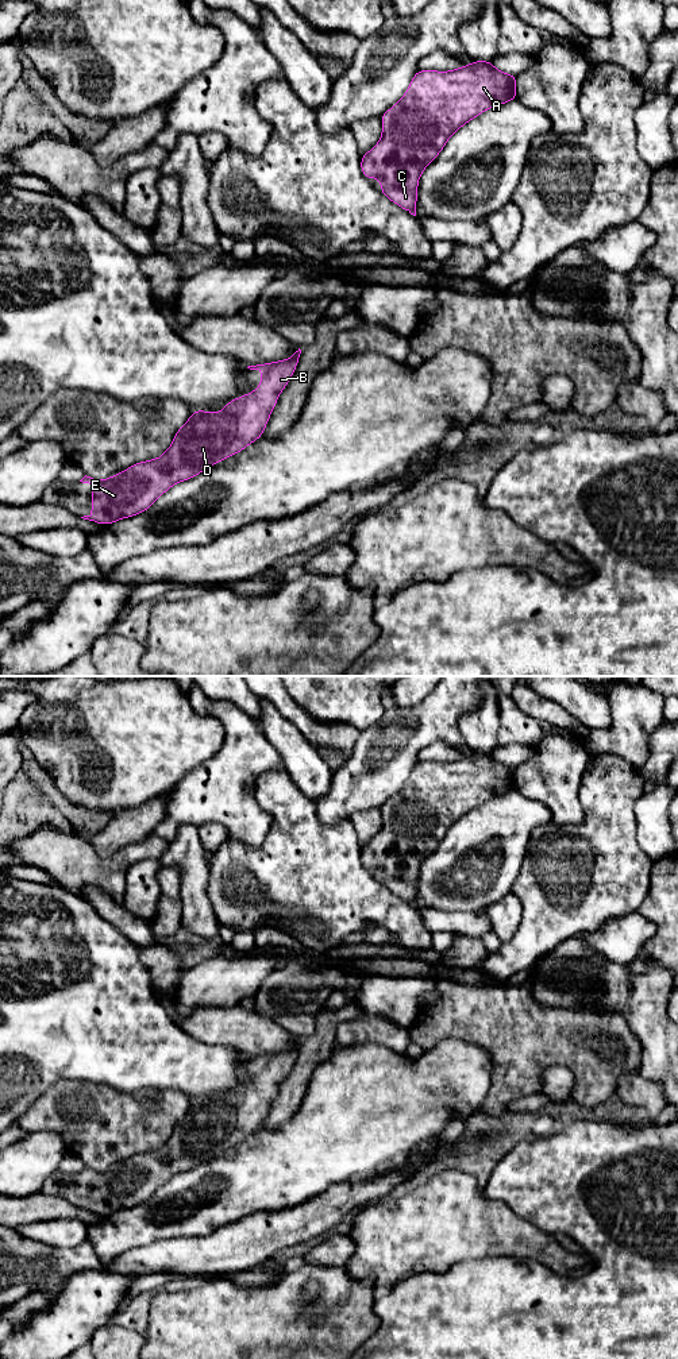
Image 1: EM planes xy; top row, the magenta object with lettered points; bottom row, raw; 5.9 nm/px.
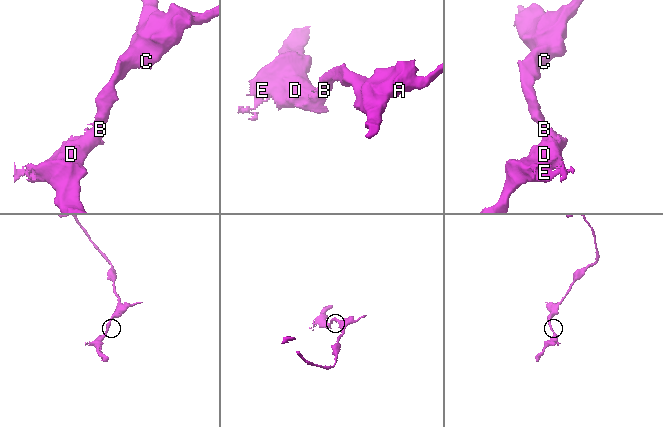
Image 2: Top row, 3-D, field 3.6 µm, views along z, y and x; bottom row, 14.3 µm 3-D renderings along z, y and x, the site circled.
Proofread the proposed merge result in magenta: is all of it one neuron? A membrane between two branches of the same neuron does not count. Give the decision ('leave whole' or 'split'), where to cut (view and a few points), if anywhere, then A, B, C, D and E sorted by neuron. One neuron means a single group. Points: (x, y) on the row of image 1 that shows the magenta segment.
leave whole | no cut | A B C D E

